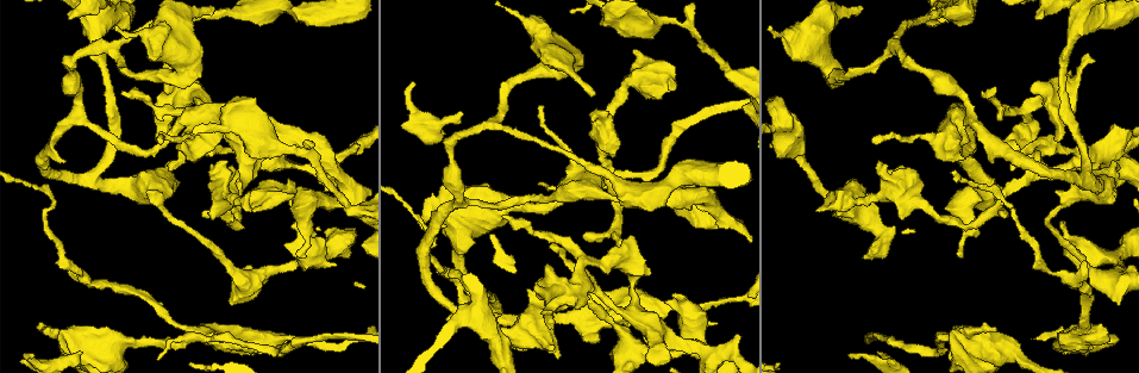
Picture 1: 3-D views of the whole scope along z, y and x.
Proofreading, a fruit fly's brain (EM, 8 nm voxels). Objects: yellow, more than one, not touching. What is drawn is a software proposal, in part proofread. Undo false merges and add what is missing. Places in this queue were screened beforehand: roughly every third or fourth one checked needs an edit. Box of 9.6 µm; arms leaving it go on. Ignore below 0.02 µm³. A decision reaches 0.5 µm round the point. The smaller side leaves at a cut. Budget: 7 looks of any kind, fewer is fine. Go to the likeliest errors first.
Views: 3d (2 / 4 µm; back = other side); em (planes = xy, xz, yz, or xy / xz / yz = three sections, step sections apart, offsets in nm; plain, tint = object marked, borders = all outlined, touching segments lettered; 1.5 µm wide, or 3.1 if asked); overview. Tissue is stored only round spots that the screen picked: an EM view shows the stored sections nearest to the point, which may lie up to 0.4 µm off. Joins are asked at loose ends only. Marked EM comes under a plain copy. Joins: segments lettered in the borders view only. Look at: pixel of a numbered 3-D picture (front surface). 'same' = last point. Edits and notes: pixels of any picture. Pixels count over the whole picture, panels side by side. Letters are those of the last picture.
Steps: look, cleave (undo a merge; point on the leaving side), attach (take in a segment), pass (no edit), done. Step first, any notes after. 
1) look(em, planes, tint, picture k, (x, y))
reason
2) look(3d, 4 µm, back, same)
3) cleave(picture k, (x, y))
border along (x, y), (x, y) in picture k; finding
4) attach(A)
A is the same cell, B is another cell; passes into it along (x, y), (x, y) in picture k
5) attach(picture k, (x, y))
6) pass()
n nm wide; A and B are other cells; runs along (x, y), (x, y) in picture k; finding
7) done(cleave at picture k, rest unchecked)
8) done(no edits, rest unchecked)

look(3d, 2 µm, picture 1, (357, 146))
branch stops here

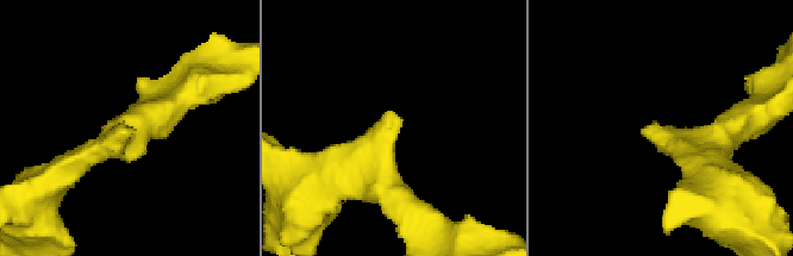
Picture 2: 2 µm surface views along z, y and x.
look(em, xz, step 8, borders, picture 2, (394, 113))

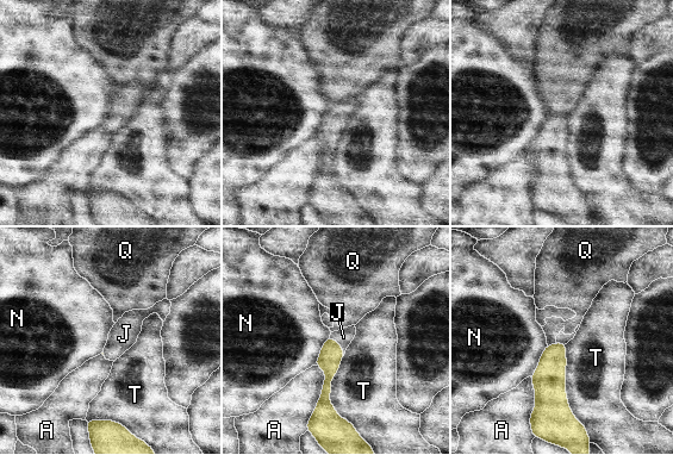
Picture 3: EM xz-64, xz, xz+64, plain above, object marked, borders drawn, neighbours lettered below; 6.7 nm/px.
attach(J)
J is the same cell, A, N, Q and T are other cells; passes into it along (331, 354), (340, 346), (343, 337) in picture 3; it goes on there

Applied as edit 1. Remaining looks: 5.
look(em, planes, tint, picture 1, (448, 316))
free end

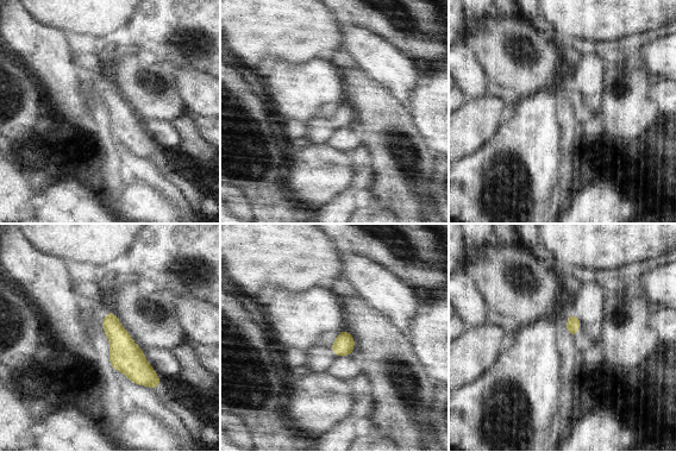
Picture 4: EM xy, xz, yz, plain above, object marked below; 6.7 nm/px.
look(em, planes, borders, same)

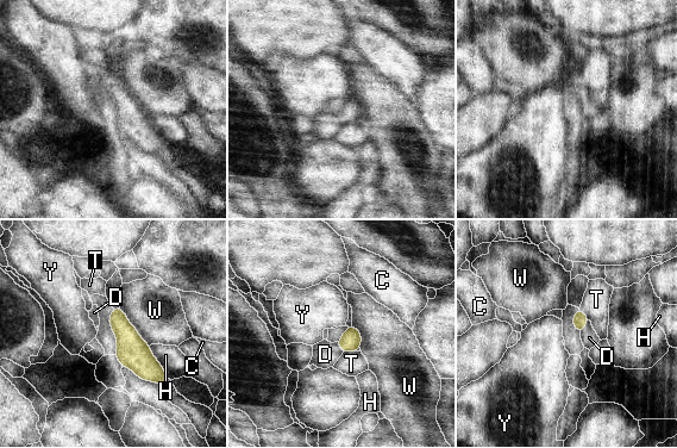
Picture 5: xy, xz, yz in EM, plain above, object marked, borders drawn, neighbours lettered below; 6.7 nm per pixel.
attach(D)
D is the same cell, C, H, T, W and Y are other cells; passes into it along (580, 318), (584, 325), (589, 337) in picture 5; it goes on there

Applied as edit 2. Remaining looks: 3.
look(3d, 2 µm, picture 1, (302, 256))
long arm stops here

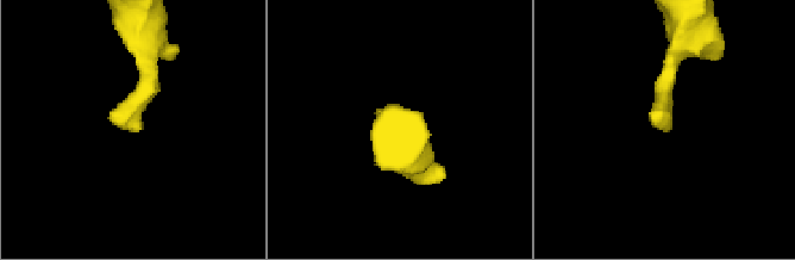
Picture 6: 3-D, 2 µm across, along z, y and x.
look(em, yz, step 8, borders, picture 6, (139, 128))
need the tissue

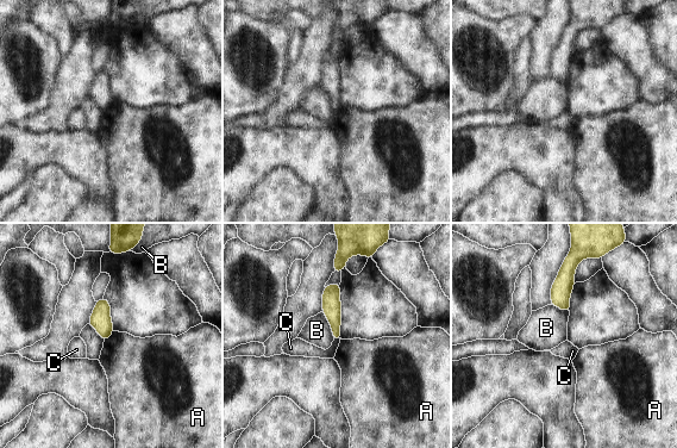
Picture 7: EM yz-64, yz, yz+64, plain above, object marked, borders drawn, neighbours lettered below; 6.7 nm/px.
look(em, planes, borders, same)
cut it another way

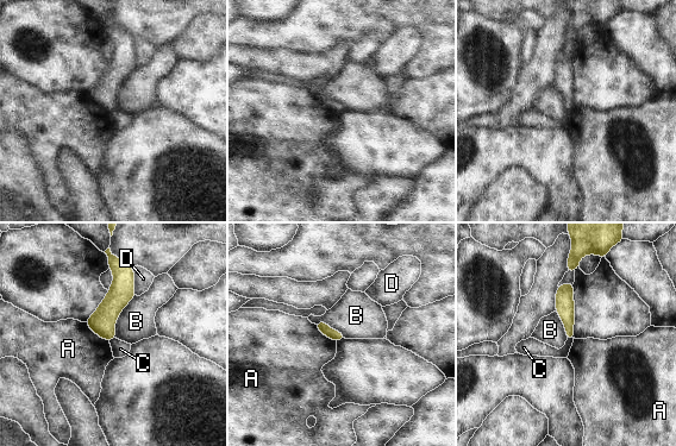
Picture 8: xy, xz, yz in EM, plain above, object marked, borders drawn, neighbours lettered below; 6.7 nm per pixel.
pass()
A, B, C and D are other cells; none of them fits

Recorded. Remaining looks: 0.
done(attach at picture 3, attach at picture 5, rest unchecked)

